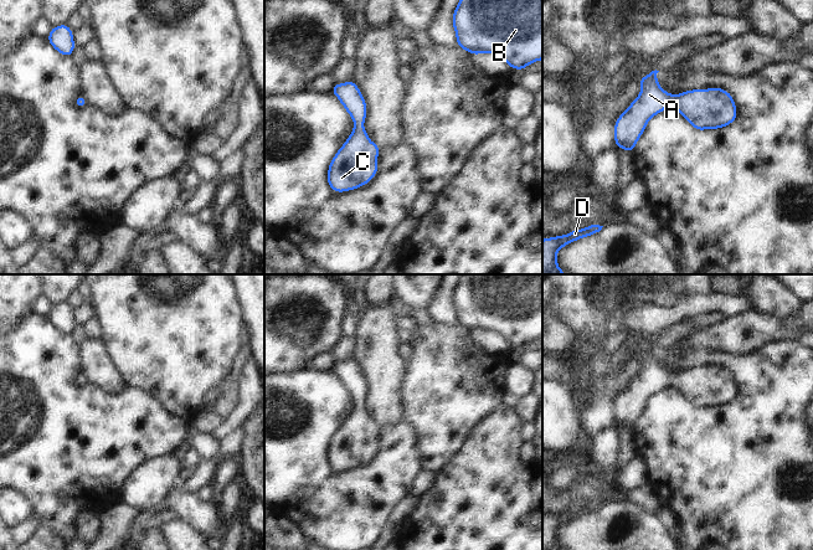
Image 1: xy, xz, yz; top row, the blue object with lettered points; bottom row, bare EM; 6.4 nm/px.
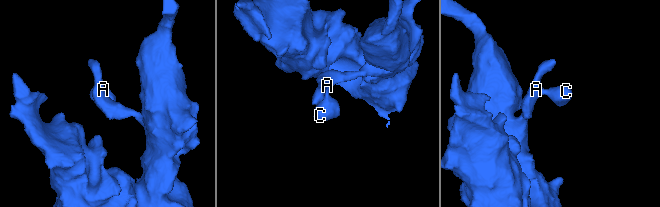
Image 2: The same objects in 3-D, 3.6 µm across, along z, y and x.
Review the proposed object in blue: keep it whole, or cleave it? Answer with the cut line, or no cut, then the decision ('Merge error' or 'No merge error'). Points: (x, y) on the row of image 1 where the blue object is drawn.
No split. No merge error.

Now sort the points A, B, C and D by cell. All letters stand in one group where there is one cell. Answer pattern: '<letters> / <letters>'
A B C D

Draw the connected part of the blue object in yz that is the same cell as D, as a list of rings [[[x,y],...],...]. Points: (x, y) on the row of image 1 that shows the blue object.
[[[597,222],[581,230],[572,230],[568,235],[556,237],[547,237],[542,240],[542,274],[566,274],[559,266],[556,255],[567,243],[575,242],[580,238],[588,237],[602,230]]]

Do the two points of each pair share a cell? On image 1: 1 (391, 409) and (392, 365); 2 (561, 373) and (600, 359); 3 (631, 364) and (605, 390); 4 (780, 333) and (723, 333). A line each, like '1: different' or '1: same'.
1: same
2: same
3: same
4: same

